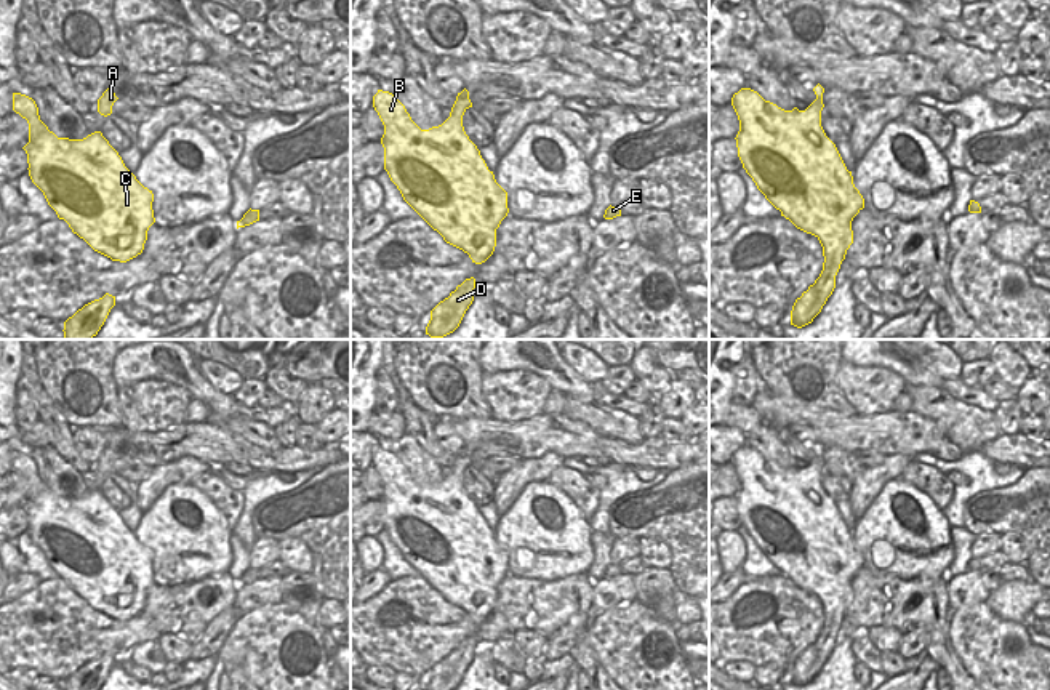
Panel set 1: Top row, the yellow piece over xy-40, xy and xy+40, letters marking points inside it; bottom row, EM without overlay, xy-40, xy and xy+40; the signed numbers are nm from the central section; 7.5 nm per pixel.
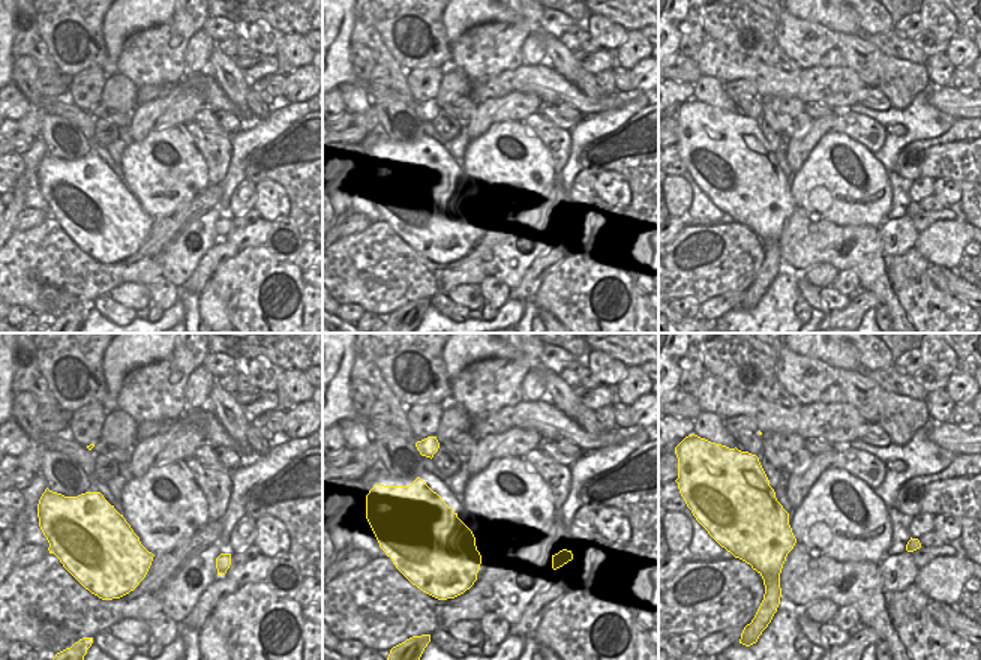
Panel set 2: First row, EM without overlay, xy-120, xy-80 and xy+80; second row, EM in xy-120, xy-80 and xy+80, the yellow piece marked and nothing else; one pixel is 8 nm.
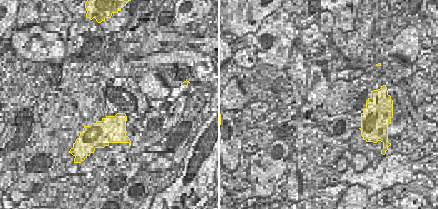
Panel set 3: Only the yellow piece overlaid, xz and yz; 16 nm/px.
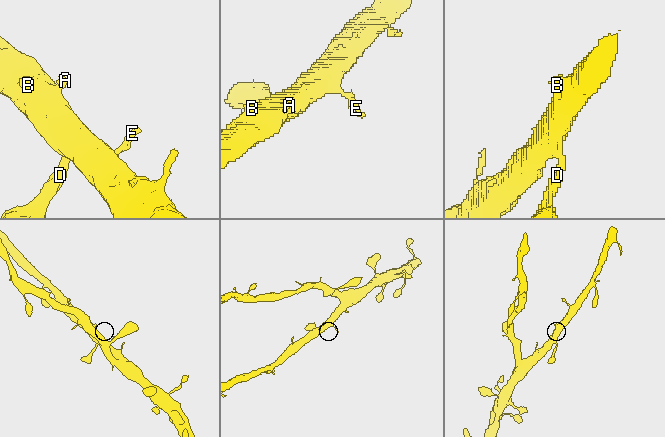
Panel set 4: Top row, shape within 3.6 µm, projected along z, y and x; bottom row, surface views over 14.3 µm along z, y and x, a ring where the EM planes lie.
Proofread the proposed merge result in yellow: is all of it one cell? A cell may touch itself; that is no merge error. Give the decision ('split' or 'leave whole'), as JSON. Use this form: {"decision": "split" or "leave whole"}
{"decision": "leave whole"}

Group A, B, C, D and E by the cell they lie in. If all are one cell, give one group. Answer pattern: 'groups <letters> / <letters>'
groups A B C D E

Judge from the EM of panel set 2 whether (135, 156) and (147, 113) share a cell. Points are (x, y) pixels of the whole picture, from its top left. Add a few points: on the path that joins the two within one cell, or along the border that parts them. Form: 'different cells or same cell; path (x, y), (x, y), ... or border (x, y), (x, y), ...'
different cells; border (171, 125), (152, 129), (134, 143)

